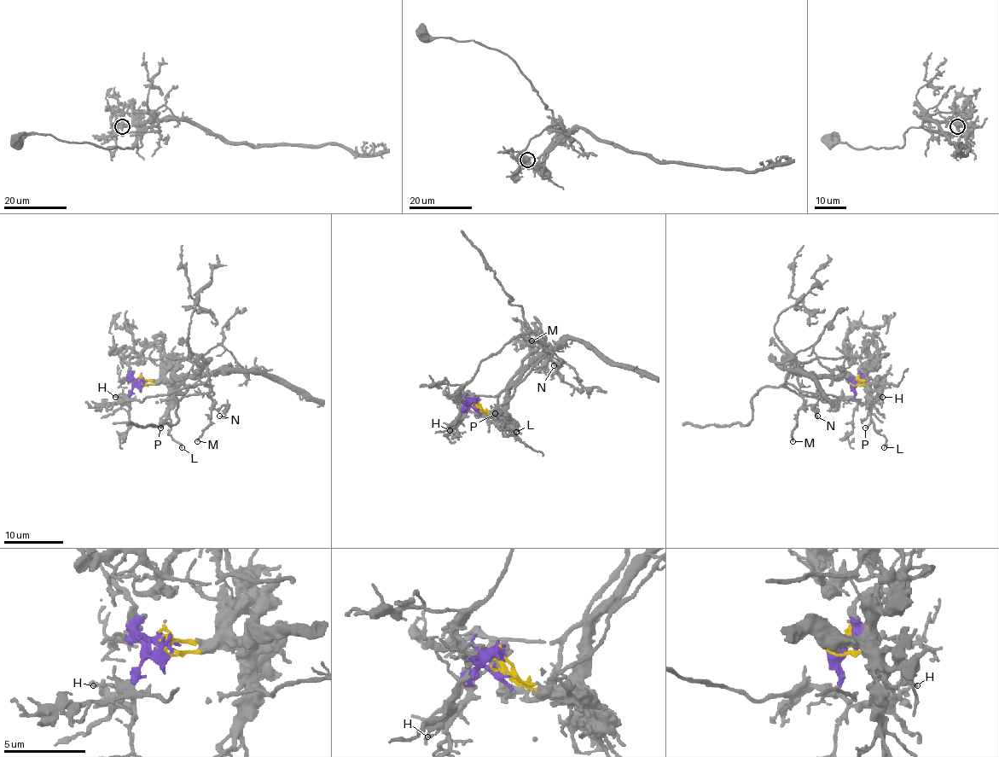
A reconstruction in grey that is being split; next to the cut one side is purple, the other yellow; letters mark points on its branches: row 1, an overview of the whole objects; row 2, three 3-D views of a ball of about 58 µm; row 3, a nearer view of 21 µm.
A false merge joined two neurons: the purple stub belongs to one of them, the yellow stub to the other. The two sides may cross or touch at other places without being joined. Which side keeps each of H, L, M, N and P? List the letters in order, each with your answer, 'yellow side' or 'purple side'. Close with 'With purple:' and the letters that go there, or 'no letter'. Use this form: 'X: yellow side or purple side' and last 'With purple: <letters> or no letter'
H: purple side
L: yellow side
M: purple side
N: purple side
P: yellow side
With purple: H, M, N

